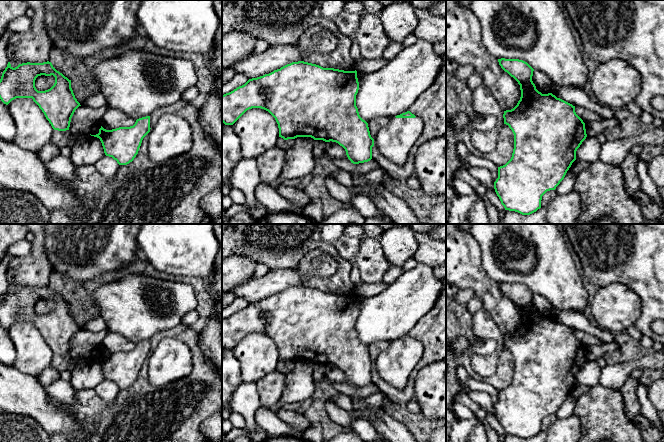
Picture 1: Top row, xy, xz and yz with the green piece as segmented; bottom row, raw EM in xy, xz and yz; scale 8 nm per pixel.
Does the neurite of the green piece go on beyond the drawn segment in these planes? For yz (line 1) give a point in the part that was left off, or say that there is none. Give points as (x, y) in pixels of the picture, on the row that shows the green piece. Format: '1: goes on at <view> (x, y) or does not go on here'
1: does not go on here

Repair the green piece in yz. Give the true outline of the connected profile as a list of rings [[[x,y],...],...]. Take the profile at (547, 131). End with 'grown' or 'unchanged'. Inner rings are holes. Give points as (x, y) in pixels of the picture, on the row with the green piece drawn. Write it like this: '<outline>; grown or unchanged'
[[[505,58],[498,62],[520,85],[521,97],[513,109],[503,114],[504,124],[514,134],[514,149],[511,159],[498,167],[494,189],[505,210],[530,215],[541,208],[542,196],[556,189],[576,160],[576,151],[587,137],[585,123],[576,114],[575,106],[536,89],[532,81],[534,69],[527,62]]]; unchanged

